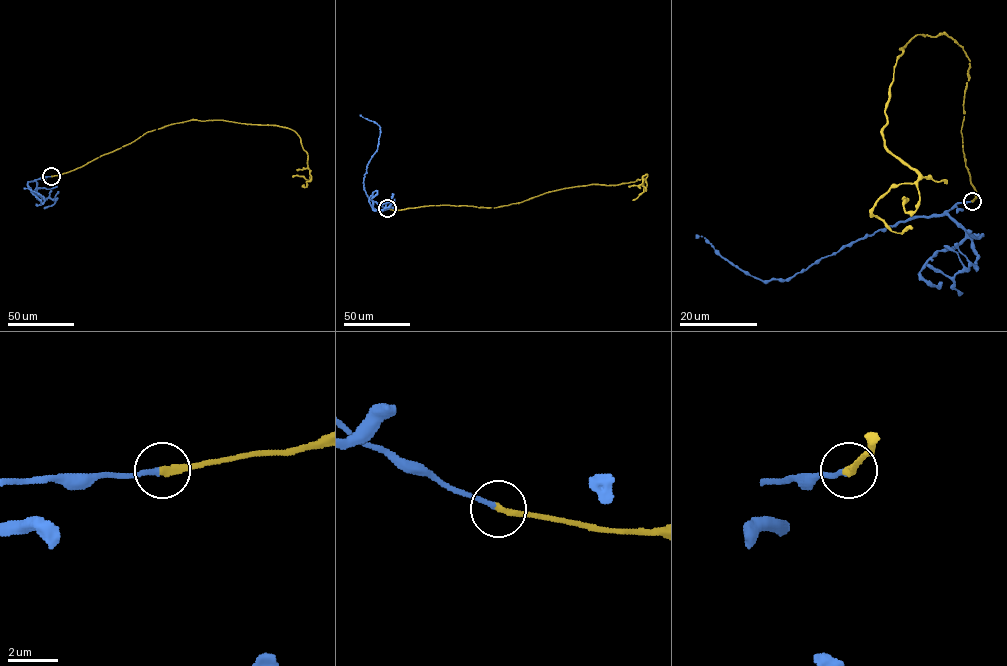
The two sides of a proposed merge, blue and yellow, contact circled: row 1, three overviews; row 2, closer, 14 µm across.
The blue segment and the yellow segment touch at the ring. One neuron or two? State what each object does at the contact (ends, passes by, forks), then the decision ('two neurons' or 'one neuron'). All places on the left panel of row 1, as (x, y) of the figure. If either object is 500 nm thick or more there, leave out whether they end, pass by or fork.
blue ends | yellow ends | one neuron

